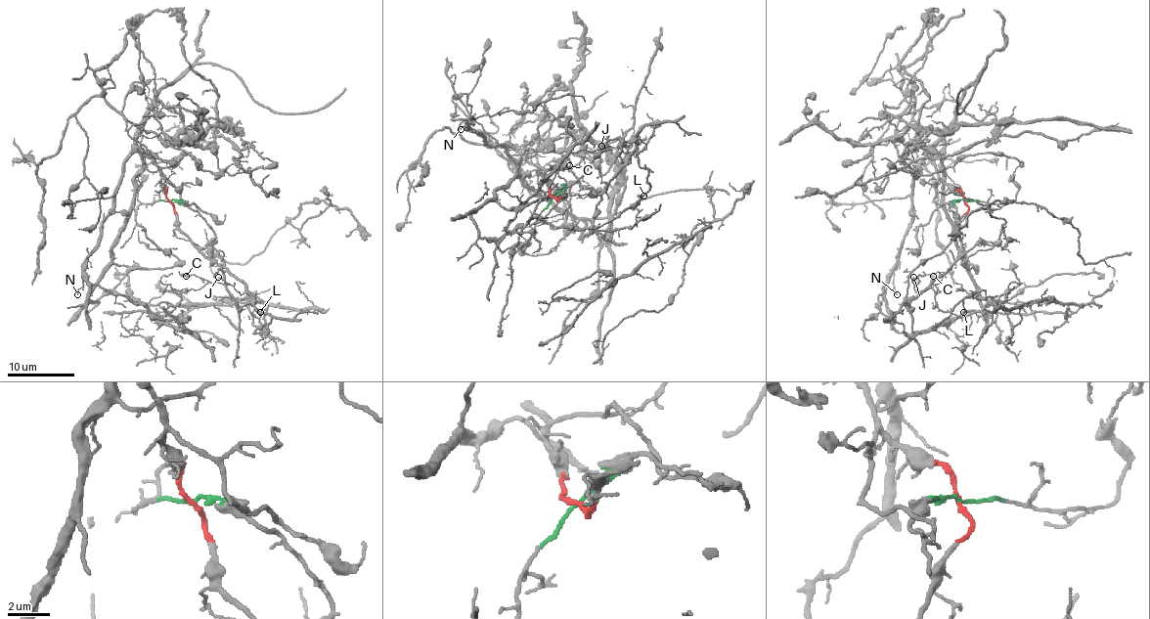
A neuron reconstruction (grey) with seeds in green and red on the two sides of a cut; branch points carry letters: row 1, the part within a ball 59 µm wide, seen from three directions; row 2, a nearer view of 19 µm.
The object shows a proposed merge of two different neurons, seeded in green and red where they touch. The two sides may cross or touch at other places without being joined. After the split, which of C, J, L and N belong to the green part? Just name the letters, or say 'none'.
C, J, L

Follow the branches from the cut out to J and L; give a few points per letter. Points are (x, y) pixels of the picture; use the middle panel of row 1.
J: (552, 198), (576, 181), (599, 195), (629, 159), (629, 154), (618, 146), (600, 146)
L: (552, 198), (576, 181), (599, 195), (629, 159), (635, 138), (654, 124), (638, 154), (647, 171), (642, 196)

